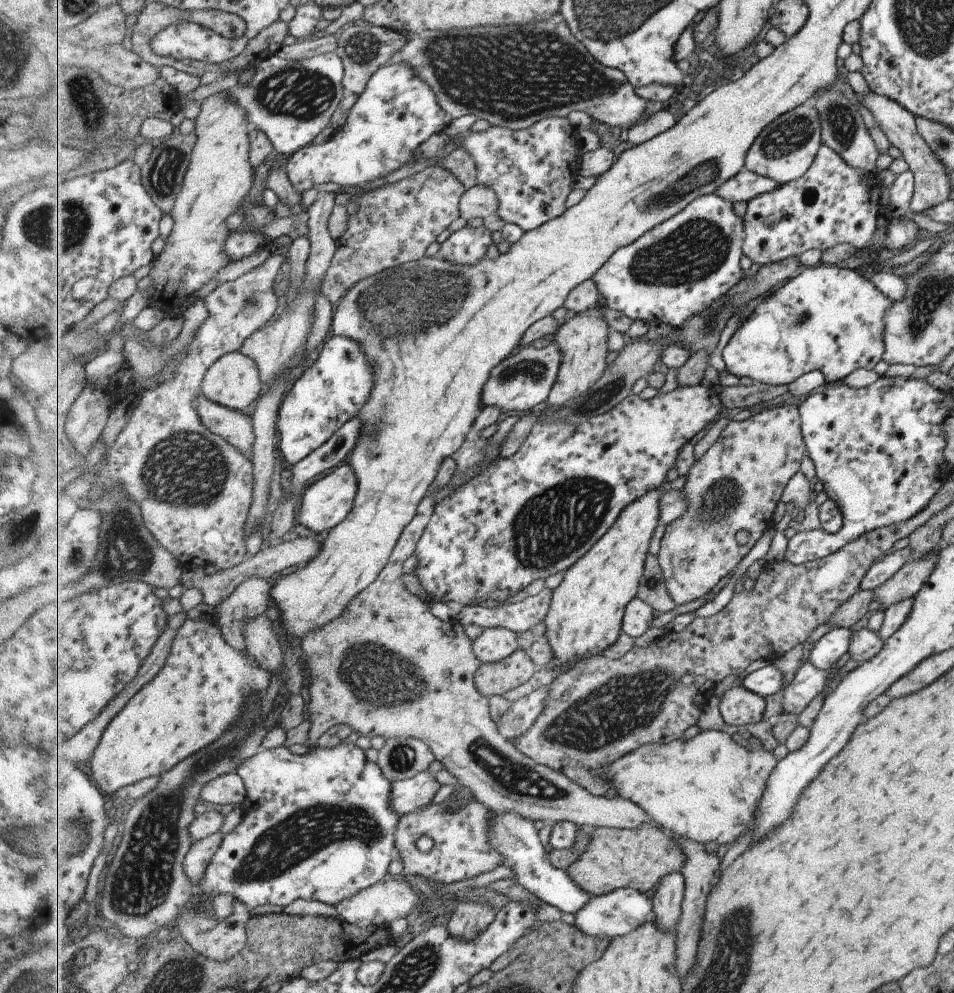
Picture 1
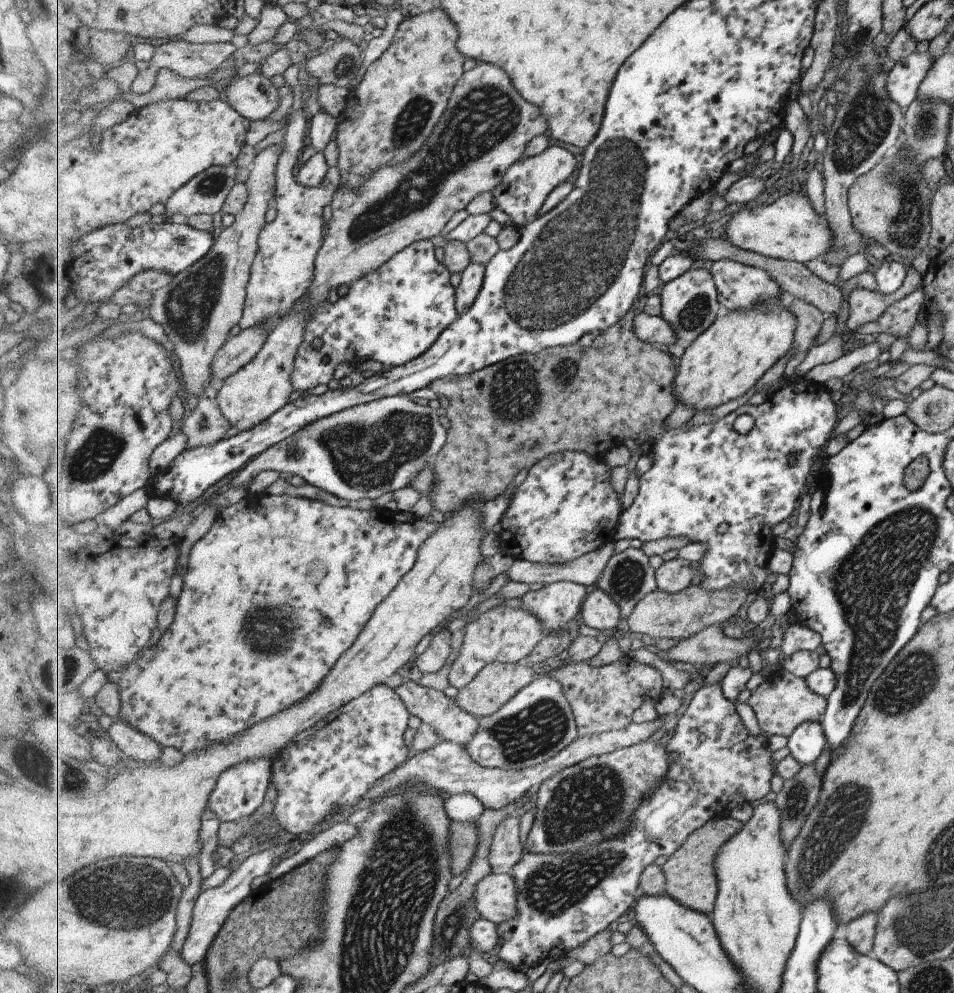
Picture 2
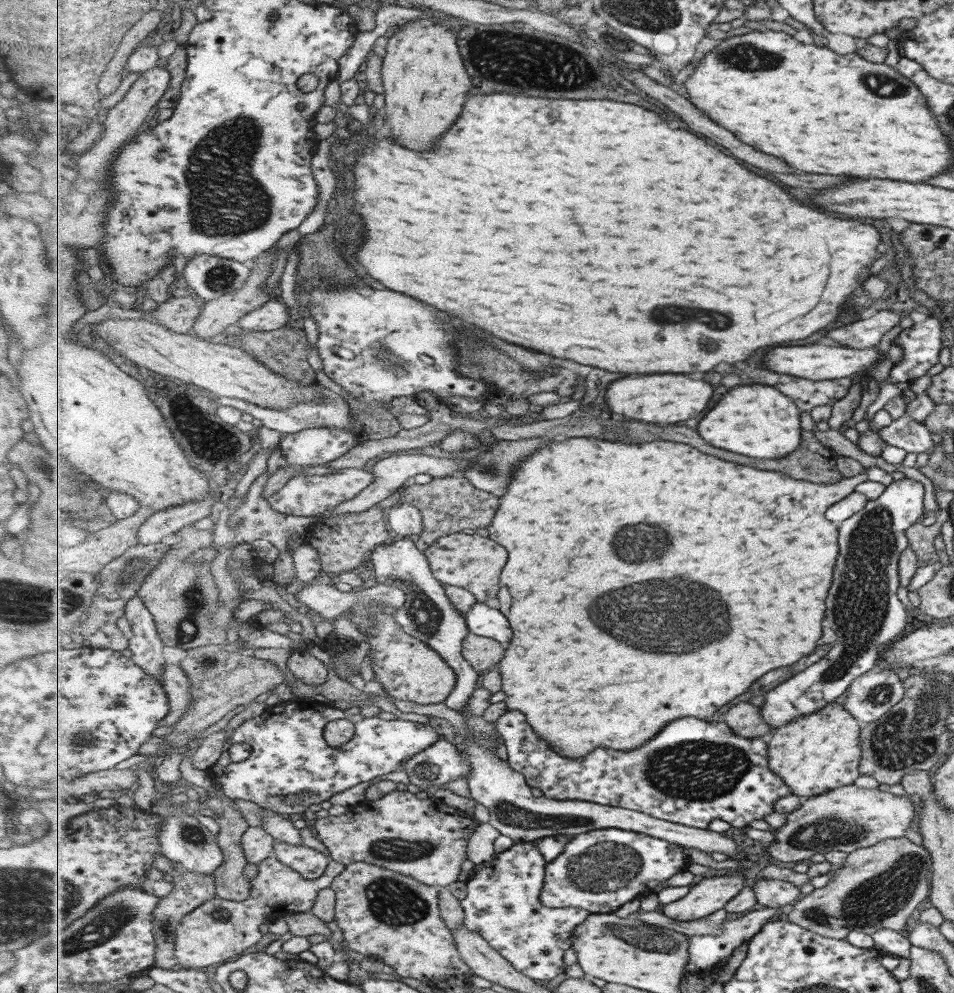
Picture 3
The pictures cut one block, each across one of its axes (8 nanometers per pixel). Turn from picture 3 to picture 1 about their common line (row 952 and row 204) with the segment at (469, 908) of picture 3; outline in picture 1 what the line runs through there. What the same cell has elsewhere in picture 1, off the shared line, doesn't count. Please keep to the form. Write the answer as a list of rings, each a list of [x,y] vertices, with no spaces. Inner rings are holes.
[[[553,117],[545,119],[535,123],[531,128],[521,129],[518,131],[508,129],[507,127],[490,126],[486,132],[471,132],[467,130],[467,132],[463,132],[463,134],[459,134],[459,136],[464,136],[465,138],[457,145],[457,147],[465,147],[468,151],[471,151],[472,155],[475,157],[476,165],[478,166],[478,184],[494,188],[496,193],[499,195],[500,207],[497,213],[505,223],[509,222],[517,224],[523,232],[526,233],[527,231],[534,231],[535,229],[542,227],[546,222],[561,216],[568,209],[565,204],[567,204],[567,198],[569,198],[569,194],[571,194],[571,186],[573,186],[573,182],[575,182],[575,178],[578,176],[580,158],[583,152],[581,152],[581,133],[578,129],[573,127],[573,124],[571,124],[567,118]]]

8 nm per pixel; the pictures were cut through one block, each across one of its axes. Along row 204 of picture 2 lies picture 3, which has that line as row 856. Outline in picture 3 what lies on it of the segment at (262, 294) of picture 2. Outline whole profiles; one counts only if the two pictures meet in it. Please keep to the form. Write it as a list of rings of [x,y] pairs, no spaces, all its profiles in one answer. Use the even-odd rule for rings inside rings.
[[[278,841],[274,846],[274,856],[283,864],[299,872],[303,879],[316,880],[323,877],[332,858],[307,846]]]

